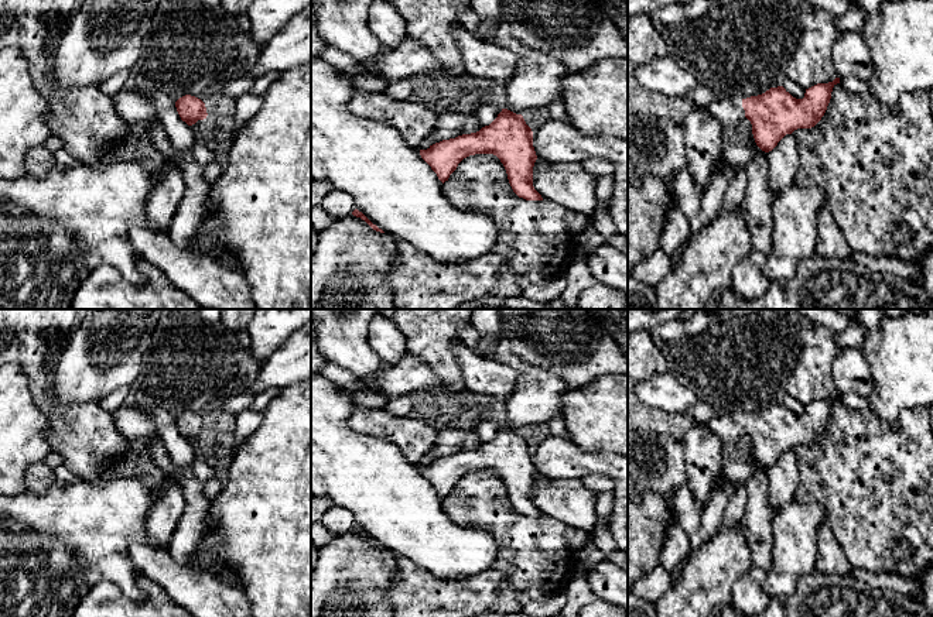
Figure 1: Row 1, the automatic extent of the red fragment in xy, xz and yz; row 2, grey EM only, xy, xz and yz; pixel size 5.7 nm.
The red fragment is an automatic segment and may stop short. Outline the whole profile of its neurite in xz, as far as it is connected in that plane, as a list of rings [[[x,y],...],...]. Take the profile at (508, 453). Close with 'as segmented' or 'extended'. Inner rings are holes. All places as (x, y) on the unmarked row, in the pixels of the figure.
[[[503,328],[495,360],[512,367],[517,374],[515,391],[505,400],[506,421],[502,428],[479,448],[435,459],[427,466],[420,466],[420,472],[444,500],[464,474],[493,470],[503,480],[509,500],[519,514],[543,517],[533,503],[537,472],[533,448],[523,432],[530,425],[547,424],[560,417],[564,407],[561,394],[570,387],[553,371],[519,357],[512,350],[510,337]]] | extended

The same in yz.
[[[840,394],[817,400],[806,405],[803,415],[796,415],[783,402],[778,402],[746,415],[715,415],[703,426],[722,442],[739,441],[748,435],[756,462],[769,469],[786,450],[797,445],[811,445],[821,436],[837,400]]] | extended

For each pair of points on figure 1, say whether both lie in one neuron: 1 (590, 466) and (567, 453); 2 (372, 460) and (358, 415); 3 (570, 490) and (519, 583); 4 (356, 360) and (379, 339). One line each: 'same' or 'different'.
1: same
2: different
3: different
4: different

